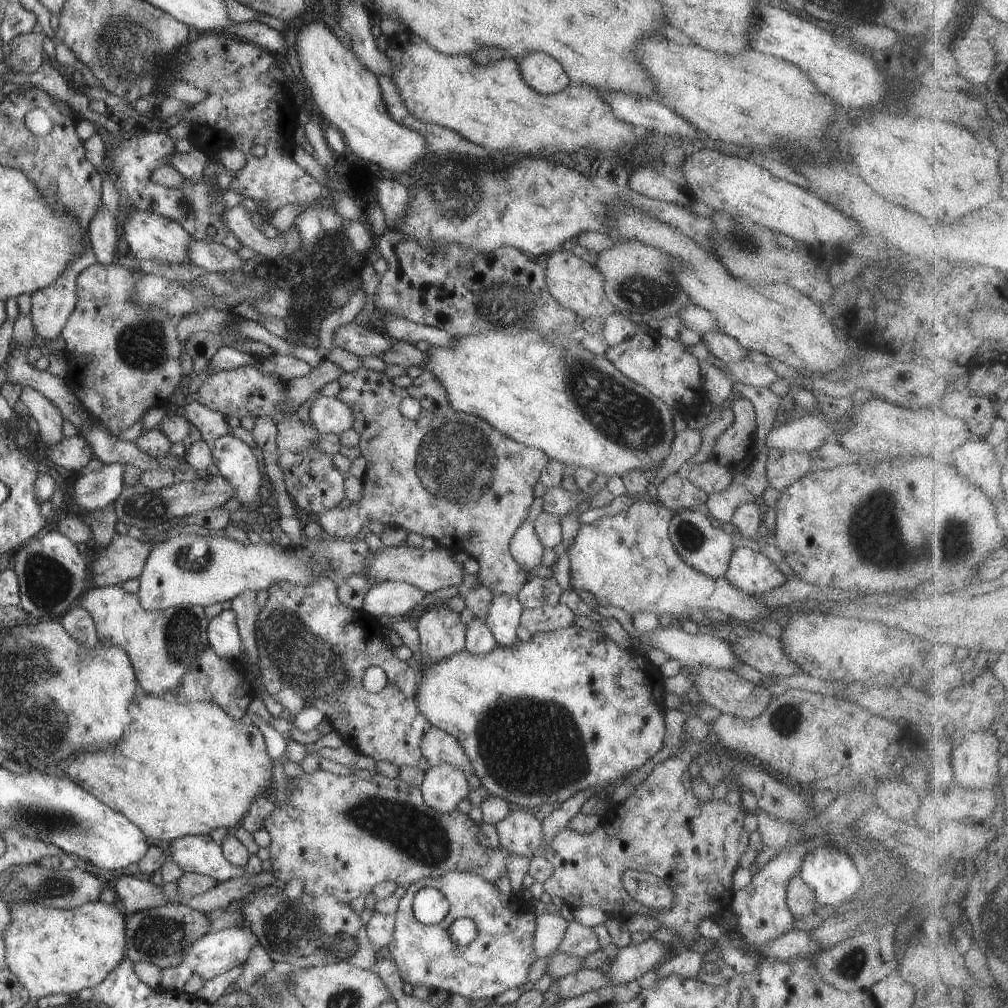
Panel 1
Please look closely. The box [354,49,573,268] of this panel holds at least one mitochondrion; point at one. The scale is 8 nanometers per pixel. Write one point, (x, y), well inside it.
(448, 195)

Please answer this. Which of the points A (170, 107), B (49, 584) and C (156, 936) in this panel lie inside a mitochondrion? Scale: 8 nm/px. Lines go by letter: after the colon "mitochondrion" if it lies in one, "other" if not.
A: mitochondrion
B: mitochondrion
C: mitochondrion

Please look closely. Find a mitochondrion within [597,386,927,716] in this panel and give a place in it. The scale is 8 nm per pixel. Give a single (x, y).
(867, 520)

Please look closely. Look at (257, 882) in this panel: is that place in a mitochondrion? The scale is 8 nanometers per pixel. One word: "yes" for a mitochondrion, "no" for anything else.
no

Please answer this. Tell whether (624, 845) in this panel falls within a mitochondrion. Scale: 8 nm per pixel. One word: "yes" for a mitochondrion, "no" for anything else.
no

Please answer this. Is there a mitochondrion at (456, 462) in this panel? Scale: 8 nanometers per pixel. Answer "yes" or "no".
yes

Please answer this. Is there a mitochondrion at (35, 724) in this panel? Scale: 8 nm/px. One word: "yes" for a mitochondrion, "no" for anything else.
yes

